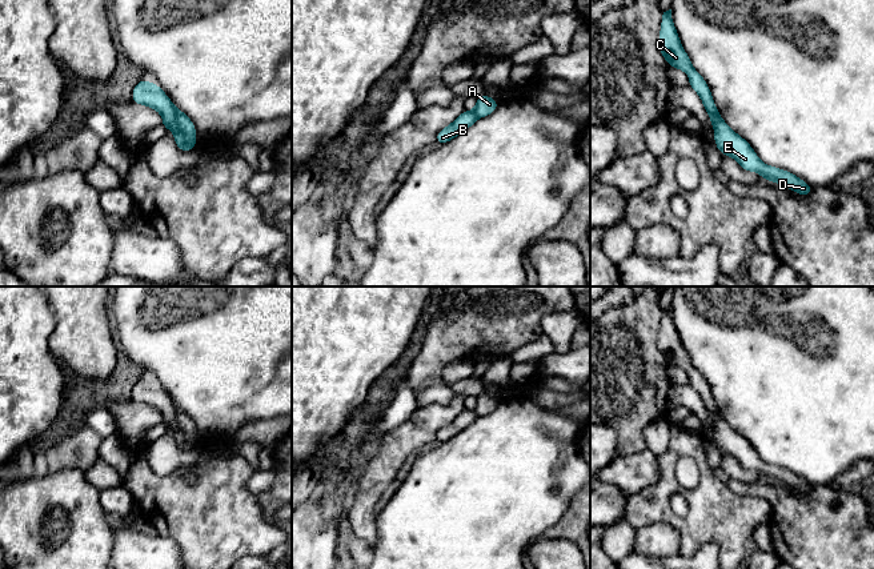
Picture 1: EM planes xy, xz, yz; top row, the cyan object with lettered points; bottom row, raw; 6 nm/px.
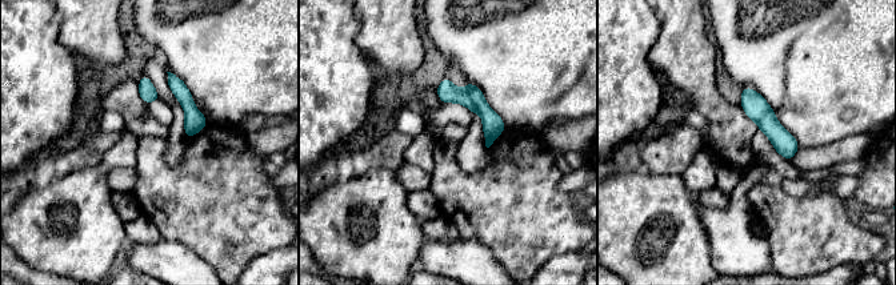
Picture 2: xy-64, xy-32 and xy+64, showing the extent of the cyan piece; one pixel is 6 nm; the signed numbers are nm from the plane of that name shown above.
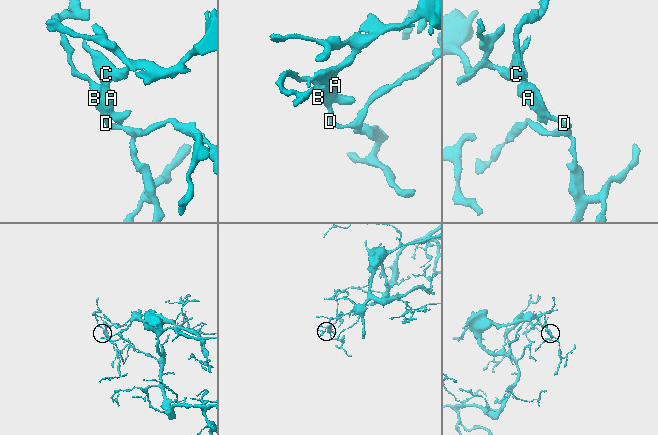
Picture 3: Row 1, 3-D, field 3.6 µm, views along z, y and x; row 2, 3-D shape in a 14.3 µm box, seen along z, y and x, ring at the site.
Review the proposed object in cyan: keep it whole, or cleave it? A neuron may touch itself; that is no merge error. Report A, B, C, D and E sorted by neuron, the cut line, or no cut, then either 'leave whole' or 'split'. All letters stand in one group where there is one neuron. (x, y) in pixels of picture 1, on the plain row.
A C / B D E | xy (173, 405), (177, 425), (183, 431), (195, 435) | split

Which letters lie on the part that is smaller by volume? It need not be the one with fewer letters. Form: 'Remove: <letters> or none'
Remove: B, D, E

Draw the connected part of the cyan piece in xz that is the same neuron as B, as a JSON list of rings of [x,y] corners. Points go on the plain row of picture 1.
[[[464,409],[452,422],[442,426],[436,434],[436,442],[445,442],[465,430],[478,418],[473,409]]]

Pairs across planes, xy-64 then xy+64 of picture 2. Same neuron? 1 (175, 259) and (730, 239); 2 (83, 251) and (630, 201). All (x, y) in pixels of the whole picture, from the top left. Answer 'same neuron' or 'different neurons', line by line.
1: same neuron
2: same neuron

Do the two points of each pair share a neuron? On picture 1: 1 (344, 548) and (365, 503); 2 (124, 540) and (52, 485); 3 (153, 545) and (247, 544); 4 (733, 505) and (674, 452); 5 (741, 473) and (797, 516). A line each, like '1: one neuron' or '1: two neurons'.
1: two neurons
2: two neurons
3: two neurons
4: one neuron
5: two neurons

